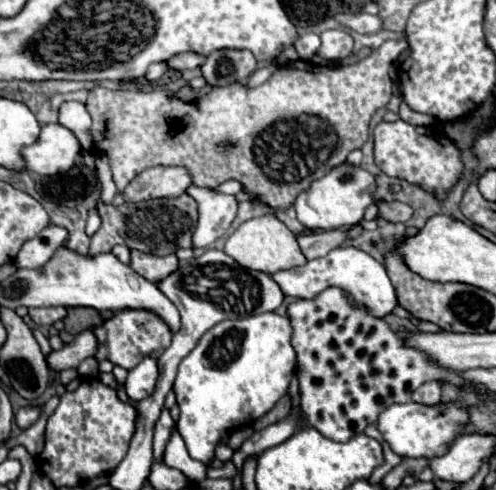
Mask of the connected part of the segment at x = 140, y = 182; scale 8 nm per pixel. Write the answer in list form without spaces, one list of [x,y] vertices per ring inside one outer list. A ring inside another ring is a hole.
[[[154,166],[138,174],[124,190],[126,202],[140,202],[150,198],[182,196],[192,184],[190,174],[182,166]]]

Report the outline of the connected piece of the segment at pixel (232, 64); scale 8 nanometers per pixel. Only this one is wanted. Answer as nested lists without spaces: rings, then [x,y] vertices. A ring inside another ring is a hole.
[[[216,50],[200,66],[200,72],[208,86],[220,88],[226,84],[244,82],[254,70],[256,60],[252,52],[246,50]]]

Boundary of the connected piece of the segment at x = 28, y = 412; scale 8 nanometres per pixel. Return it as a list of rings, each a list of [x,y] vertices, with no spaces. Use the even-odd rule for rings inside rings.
[[[24,406],[24,408],[20,408],[20,410],[16,412],[16,424],[18,424],[20,428],[32,426],[32,424],[40,418],[42,408],[44,408],[44,406]]]

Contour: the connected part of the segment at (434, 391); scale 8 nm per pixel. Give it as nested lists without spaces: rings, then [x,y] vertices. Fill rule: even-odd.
[[[426,382],[422,384],[418,390],[412,392],[412,400],[420,402],[420,404],[438,404],[442,398],[442,390],[438,382]]]

